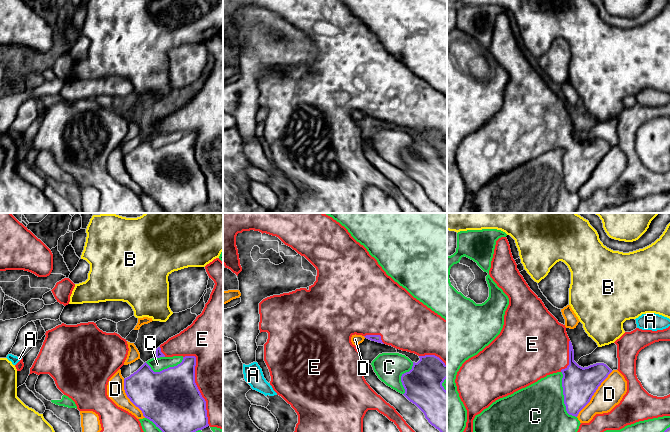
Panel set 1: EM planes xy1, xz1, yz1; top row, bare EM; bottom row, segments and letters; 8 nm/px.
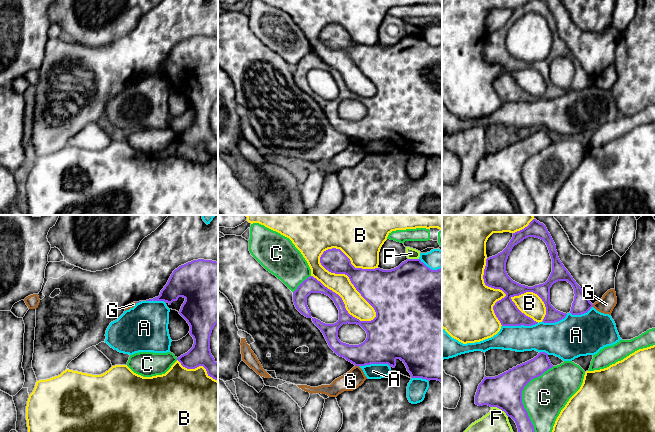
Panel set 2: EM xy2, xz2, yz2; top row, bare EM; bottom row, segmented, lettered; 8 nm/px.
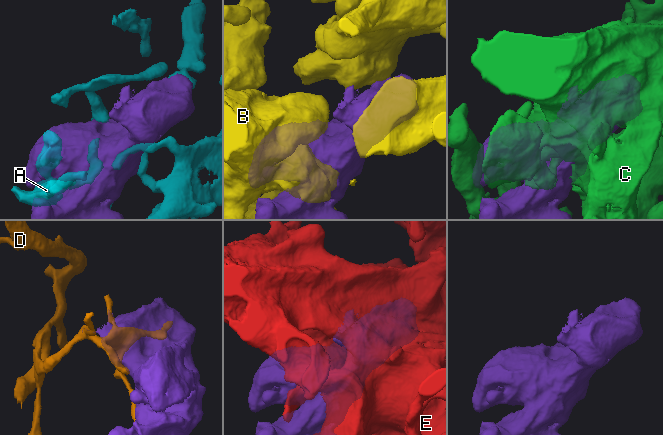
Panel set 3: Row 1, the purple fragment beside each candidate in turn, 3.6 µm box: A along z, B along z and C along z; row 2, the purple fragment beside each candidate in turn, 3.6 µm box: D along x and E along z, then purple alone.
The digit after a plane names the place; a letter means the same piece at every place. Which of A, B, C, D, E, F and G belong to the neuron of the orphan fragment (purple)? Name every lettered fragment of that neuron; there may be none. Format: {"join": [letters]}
{"join": ["E"]}

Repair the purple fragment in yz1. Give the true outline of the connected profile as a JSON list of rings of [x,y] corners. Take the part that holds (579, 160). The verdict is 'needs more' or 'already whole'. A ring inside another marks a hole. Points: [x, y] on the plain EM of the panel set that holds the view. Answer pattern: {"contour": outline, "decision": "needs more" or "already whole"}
{"contour": [[[501,13],[496,17],[489,51],[508,72],[509,81],[505,87],[504,101],[500,110],[477,131],[466,136],[457,148],[455,155],[457,167],[467,186],[466,203],[461,213],[475,213],[473,208],[475,192],[488,184],[493,178],[557,148],[563,150],[562,163],[566,187],[569,191],[577,193],[612,146],[604,139],[596,139],[583,144],[574,137],[574,126],[565,101],[558,98],[545,83],[542,76],[530,65],[517,45],[517,40],[513,35],[506,13]]], "decision": "needs more"}

